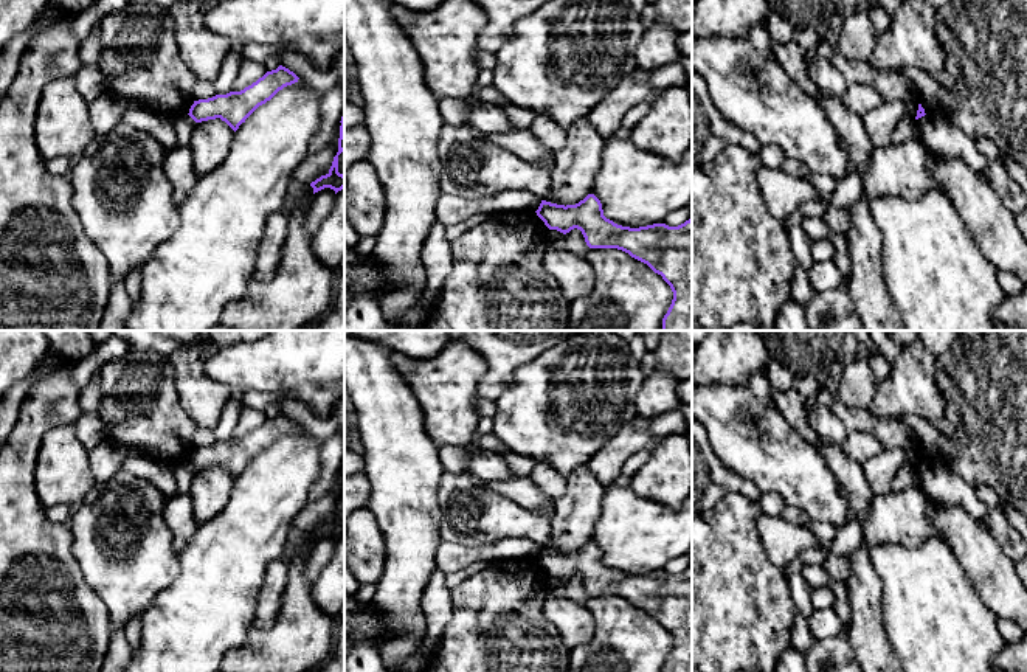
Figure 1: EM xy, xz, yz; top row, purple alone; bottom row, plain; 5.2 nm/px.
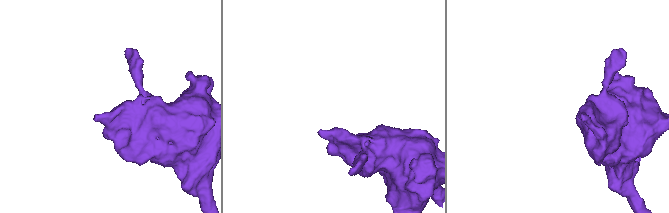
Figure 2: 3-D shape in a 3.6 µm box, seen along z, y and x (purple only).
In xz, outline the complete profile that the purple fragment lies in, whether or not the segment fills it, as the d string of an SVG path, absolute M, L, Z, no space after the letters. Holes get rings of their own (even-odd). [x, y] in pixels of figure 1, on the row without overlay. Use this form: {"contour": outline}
{"contour": "M594 542L566 554L541 548L535 560L549 577L580 577L590 596L617 596L647 611L673 639L662 672L692 672L692 565L678 574L622 574L603 563Z"}

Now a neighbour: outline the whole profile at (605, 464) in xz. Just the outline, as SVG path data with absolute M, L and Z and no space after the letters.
M635 417L617 430L586 462L591 473L605 486L622 475L624 462L635 453L647 447L652 439L647 417Z

